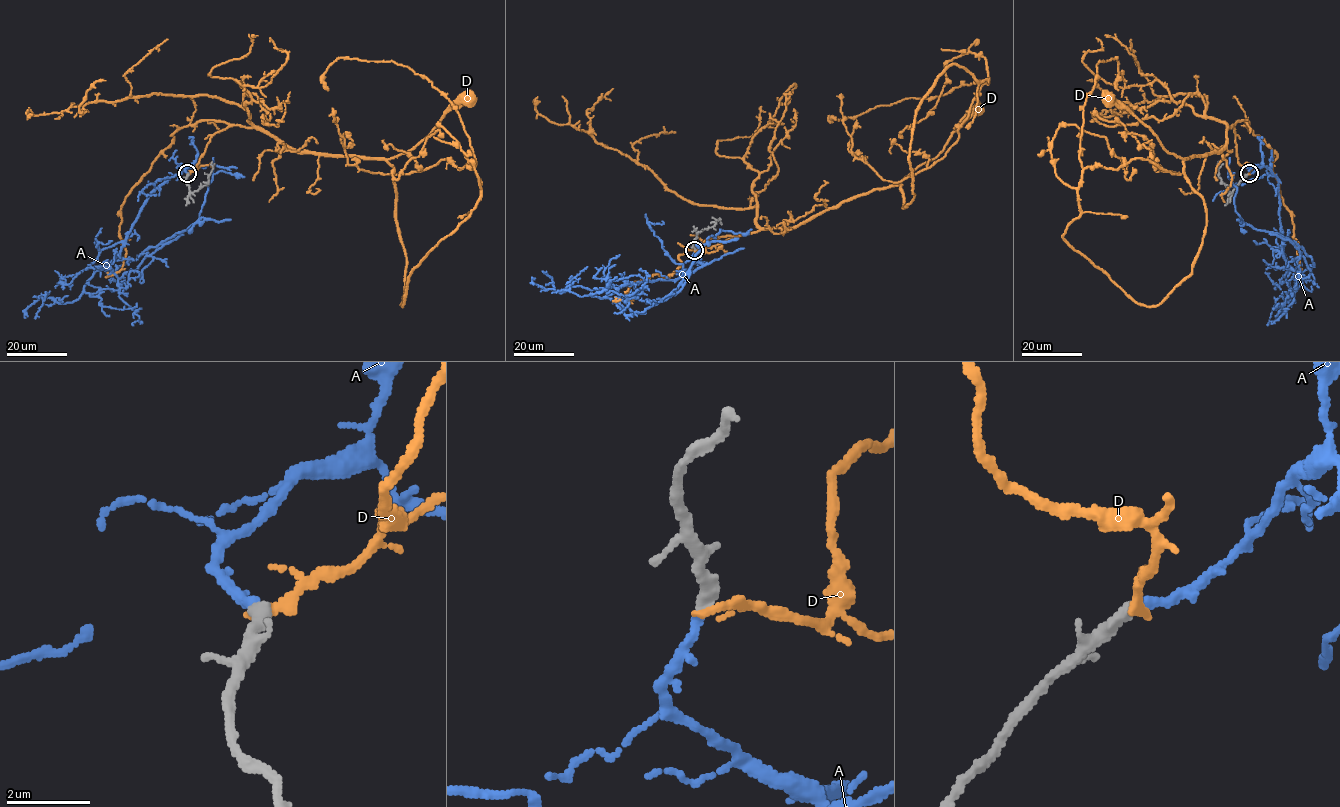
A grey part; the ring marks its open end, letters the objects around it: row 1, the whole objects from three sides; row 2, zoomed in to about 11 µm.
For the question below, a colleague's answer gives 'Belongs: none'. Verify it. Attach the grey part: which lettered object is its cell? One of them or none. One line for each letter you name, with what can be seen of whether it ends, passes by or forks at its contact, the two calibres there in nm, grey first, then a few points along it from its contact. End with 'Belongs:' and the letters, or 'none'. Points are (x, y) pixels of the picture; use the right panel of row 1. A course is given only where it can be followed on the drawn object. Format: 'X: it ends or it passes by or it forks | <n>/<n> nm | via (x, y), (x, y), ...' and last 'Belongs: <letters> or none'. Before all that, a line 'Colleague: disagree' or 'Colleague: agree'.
Colleague: disagree
A: it ends | 360/240 nm | via (1249, 173), (1261, 163), (1278, 178), (1285, 262), (1297, 271), (1314, 265), (1287, 238), (1243, 222), (1227, 177)
Belongs: A

